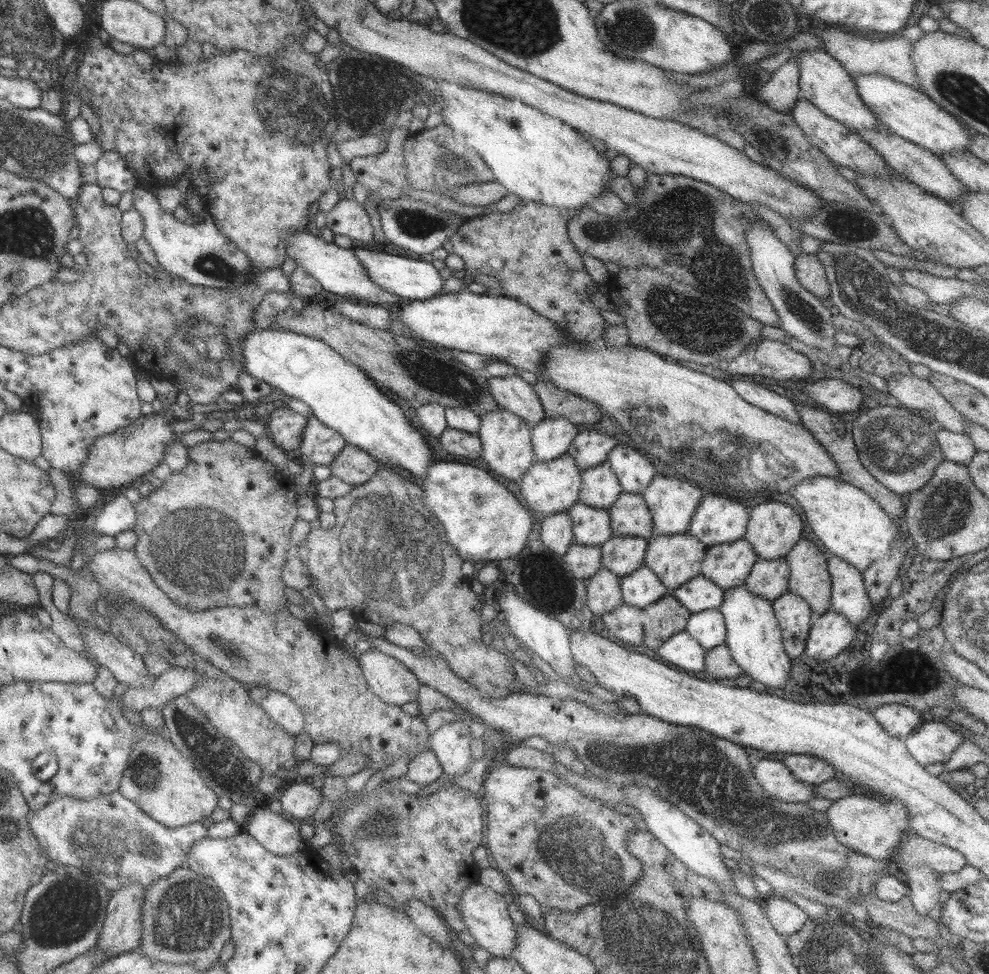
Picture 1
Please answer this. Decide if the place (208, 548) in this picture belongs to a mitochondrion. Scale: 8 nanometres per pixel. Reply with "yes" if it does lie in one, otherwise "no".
yes

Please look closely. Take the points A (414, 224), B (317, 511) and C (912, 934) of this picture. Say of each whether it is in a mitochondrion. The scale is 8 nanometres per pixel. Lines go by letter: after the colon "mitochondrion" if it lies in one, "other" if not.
A: mitochondrion
B: other
C: other

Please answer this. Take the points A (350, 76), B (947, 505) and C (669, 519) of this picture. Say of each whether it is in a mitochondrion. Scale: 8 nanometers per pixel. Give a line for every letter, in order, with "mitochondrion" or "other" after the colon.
A: mitochondrion
B: mitochondrion
C: other

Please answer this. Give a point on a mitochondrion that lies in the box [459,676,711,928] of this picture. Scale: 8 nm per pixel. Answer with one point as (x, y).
(577, 854)

